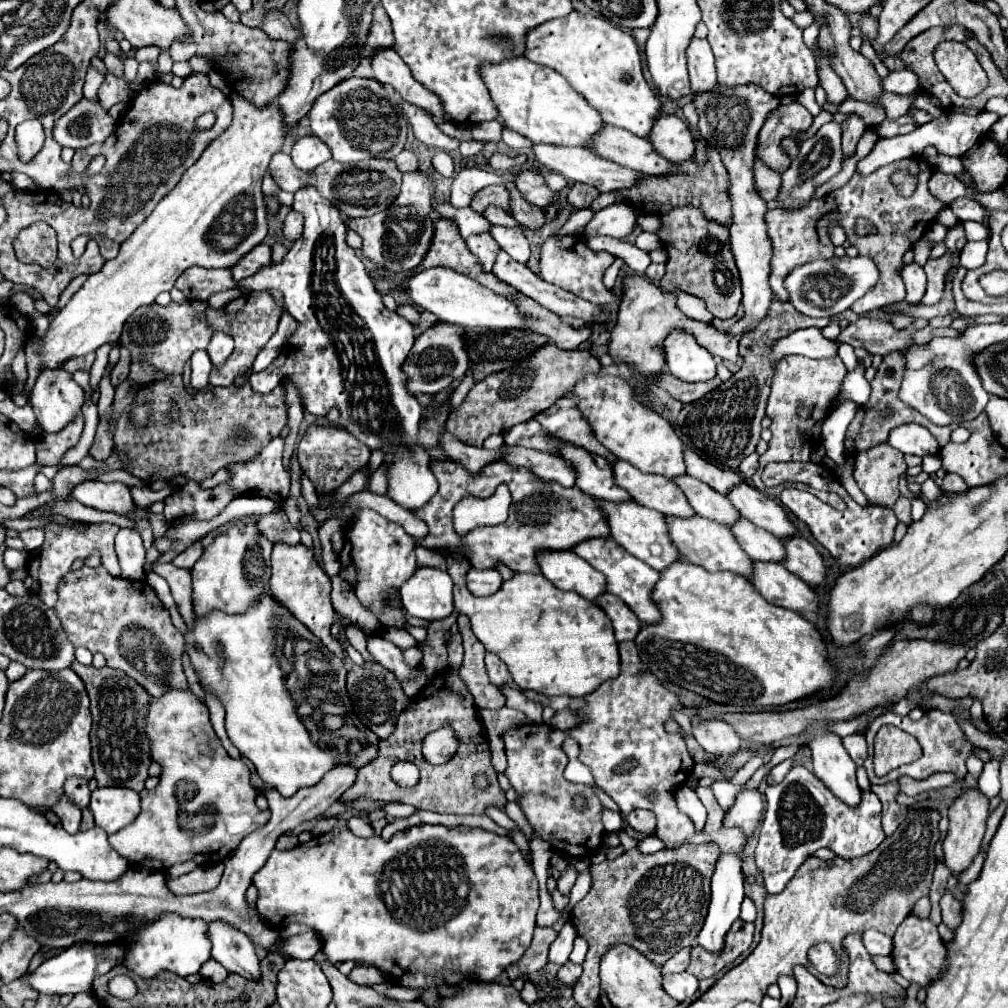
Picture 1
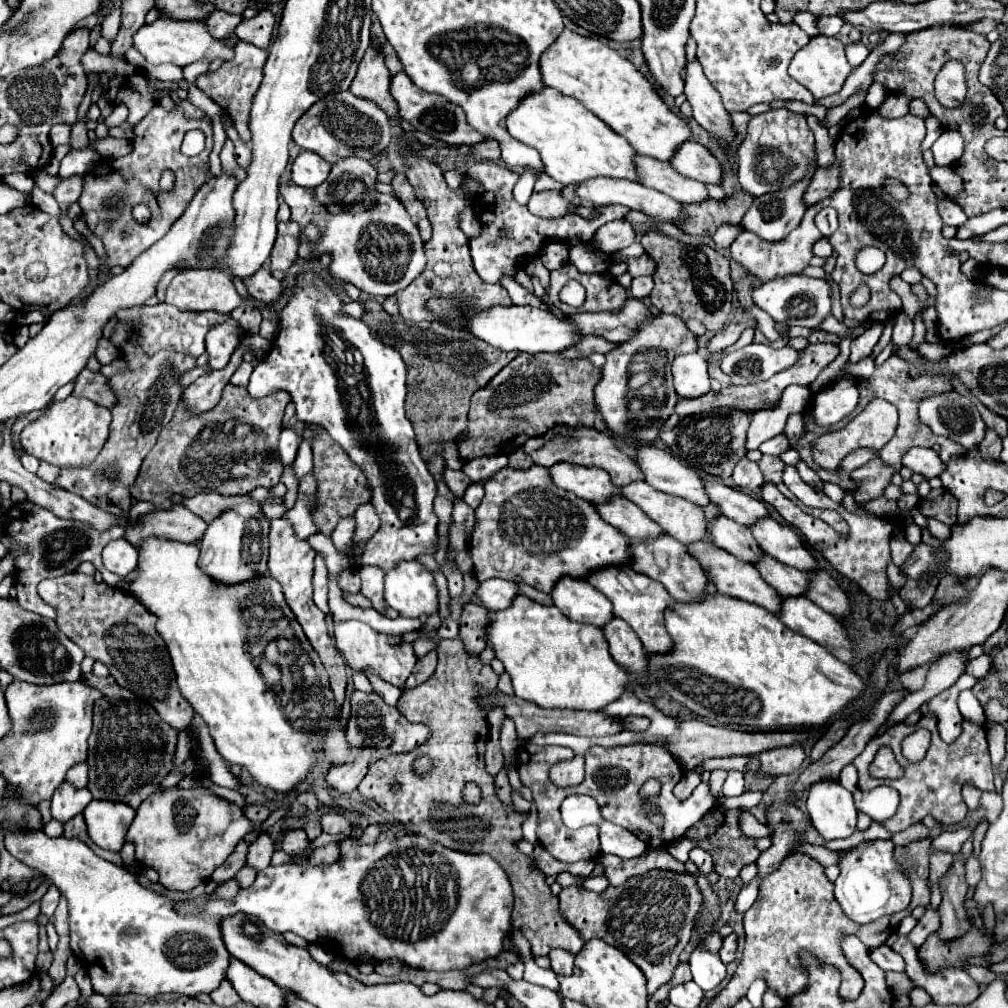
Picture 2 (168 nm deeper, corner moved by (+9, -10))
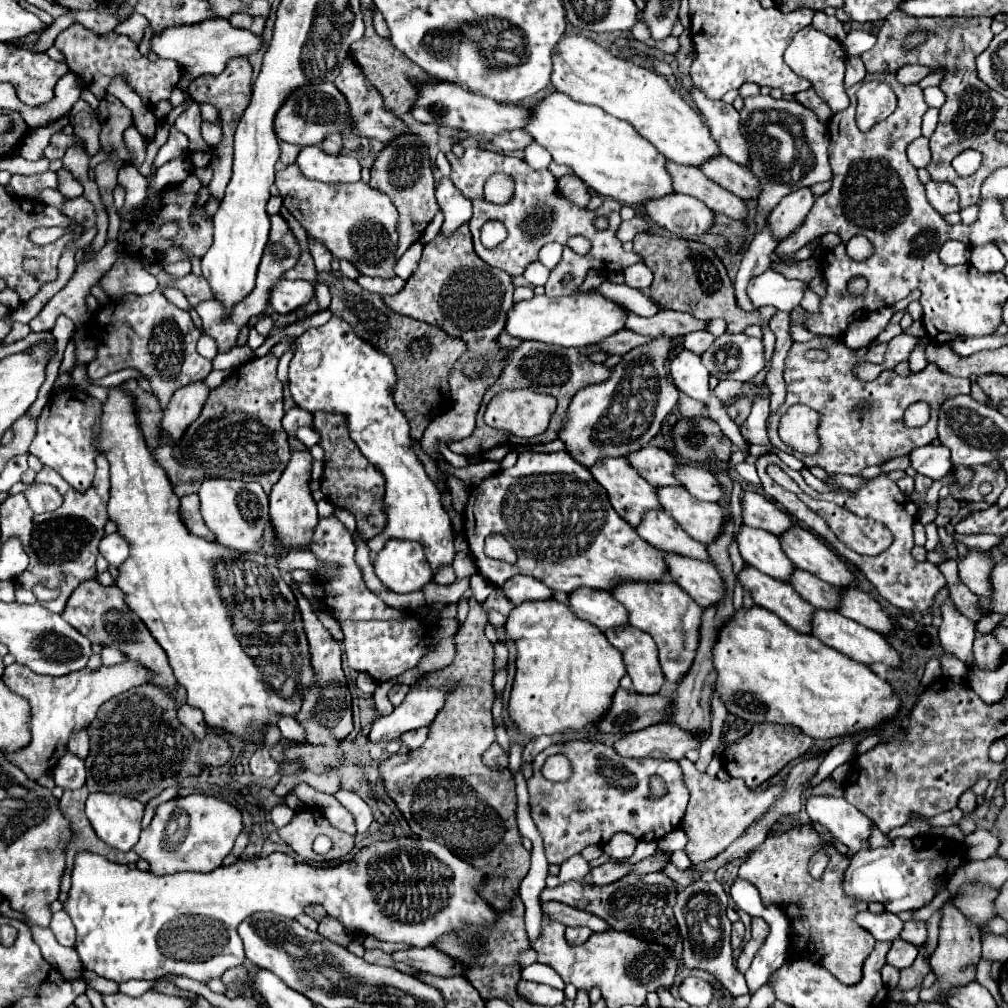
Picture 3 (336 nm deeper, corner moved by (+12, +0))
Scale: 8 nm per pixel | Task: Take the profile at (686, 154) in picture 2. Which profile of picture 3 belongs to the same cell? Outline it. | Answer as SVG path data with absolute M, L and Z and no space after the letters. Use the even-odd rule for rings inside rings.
M724 155L706 161L700 171L740 199L758 199L760 195L762 187L758 185L758 179L754 179L750 169L730 161Z

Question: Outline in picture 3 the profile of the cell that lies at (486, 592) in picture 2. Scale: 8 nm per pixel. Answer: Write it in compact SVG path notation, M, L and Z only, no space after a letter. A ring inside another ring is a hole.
M526 575L512 577L510 581L506 581L506 585L502 589L508 595L508 599L516 605L526 603L526 601L548 601L554 597L554 591L550 587L546 587L542 581L538 581L534 577L526 577Z

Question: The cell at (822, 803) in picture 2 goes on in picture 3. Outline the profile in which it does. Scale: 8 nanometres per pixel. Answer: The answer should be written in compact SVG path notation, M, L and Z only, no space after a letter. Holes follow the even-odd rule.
M812 795L806 801L806 811L812 821L818 821L842 841L850 853L858 853L872 835L872 821L842 797Z

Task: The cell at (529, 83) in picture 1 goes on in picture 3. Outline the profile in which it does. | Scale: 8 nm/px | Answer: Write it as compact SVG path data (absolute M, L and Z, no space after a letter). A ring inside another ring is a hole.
M556 91L534 105L534 117L524 131L530 133L538 145L548 149L556 163L570 165L588 187L614 201L634 207L644 205L646 199L674 193L670 173L666 171L668 159L658 153L650 141L642 139L630 123L594 105L578 103Z

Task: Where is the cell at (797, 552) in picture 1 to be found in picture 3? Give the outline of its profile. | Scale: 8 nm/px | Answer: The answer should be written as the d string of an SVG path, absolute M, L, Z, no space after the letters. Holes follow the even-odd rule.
M848 587L842 591L842 603L838 613L882 635L894 633L892 617L880 607L876 599L872 599L868 593L860 591L858 587Z

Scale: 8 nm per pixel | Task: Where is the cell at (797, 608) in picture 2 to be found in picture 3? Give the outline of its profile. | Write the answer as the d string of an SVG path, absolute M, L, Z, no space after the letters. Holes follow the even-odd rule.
M818 609L814 613L814 619L812 619L812 635L818 637L822 643L826 643L828 647L844 653L846 657L858 661L858 663L864 663L864 665L872 665L872 663L884 663L886 667L892 667L892 669L900 669L902 667L902 659L900 655L892 649L892 645L886 641L884 635L868 629L868 627L862 627L858 625L856 621L852 619L846 619L844 615L836 613L836 611L824 611L824 609Z

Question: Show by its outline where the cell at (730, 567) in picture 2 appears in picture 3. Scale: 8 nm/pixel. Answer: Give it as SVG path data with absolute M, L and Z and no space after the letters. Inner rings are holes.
M744 567L740 571L740 583L746 591L752 593L756 605L770 609L790 627L810 635L810 613L814 611L814 607L804 601L794 591L794 587L784 581L776 581L754 567Z

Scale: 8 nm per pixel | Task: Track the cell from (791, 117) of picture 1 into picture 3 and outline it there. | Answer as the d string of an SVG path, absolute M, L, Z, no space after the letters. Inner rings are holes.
M770 95L746 97L744 107L740 109L740 125L742 135L750 143L748 167L760 179L762 185L754 217L756 229L762 231L766 215L770 215L770 211L780 203L782 197L802 187L832 179L832 169L828 163L830 137L826 133L826 125L822 125L816 115L810 113L810 109L788 99L776 101Z

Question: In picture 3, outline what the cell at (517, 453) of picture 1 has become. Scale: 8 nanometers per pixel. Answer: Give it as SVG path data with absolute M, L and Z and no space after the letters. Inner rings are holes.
M626 457L606 459L604 463L594 465L594 469L590 469L590 473L608 491L610 503L616 509L616 513L622 519L626 519L634 529L638 527L638 521L642 521L642 513L646 513L650 509L654 509L654 511L662 509L662 505L658 503L658 497L656 497L656 487L650 485L646 479L642 479L640 473L630 465L630 461L626 461Z

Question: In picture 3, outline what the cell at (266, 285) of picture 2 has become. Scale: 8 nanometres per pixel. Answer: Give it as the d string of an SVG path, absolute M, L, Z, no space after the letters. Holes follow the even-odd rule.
M282 279L272 289L270 305L276 313L288 315L300 307L306 307L314 297L314 285L310 281L290 281Z

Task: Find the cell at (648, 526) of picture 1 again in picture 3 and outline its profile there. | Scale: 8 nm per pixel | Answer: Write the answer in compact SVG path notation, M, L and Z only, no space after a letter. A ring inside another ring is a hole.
M676 553L664 555L670 577L704 609L716 605L726 595L726 585L718 569L708 561L680 557Z

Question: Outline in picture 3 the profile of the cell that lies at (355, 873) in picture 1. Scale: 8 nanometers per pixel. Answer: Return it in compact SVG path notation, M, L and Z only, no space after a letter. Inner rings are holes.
M402 837L402 839L392 839L386 843L372 843L364 849L360 849L354 859L350 863L340 863L340 865L326 865L326 867L312 867L306 863L294 863L292 857L284 855L284 853L272 853L268 857L254 857L254 859L238 859L232 865L222 865L210 873L174 873L174 875L166 875L166 877L156 877L150 871L140 871L140 869L130 869L126 865L118 865L118 863L110 863L104 857L96 855L96 853L88 853L82 851L76 857L76 865L74 865L74 873L72 873L72 889L70 889L70 897L64 903L64 911L70 915L74 927L76 927L76 951L80 955L80 961L84 965L84 969L94 971L100 977L106 977L110 981L122 983L128 979L146 979L146 981L154 981L160 979L166 973L174 973L174 975L182 975L182 977L190 977L196 979L200 983L206 983L210 979L222 977L222 973L226 969L230 969L242 965L245 961L245 952L243 942L238 935L238 925L250 917L252 913L258 911L272 911L276 915L288 917L288 915L300 915L304 911L306 905L310 903L320 903L328 915L340 919L348 931L352 933L364 933L364 935L372 935L380 941L390 941L390 943L404 943L404 945L412 945L412 947L428 947L434 939L442 937L444 933L450 931L460 931L466 925L492 925L496 915L492 911L492 907L476 893L474 885L482 883L482 873L476 871L472 865L464 863L462 859L458 859L454 853L450 853L444 845L430 841L430 839L412 839L412 837Z

